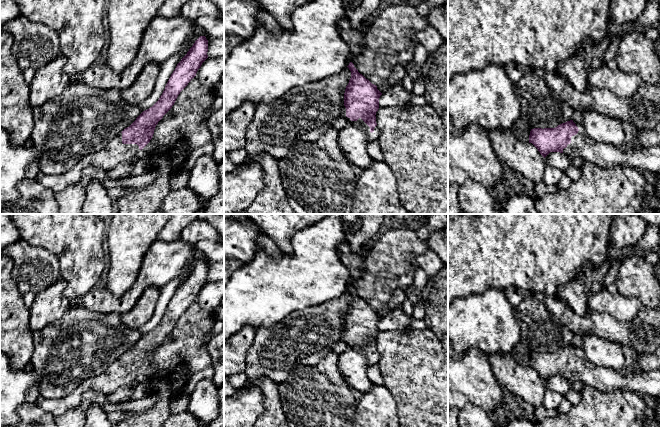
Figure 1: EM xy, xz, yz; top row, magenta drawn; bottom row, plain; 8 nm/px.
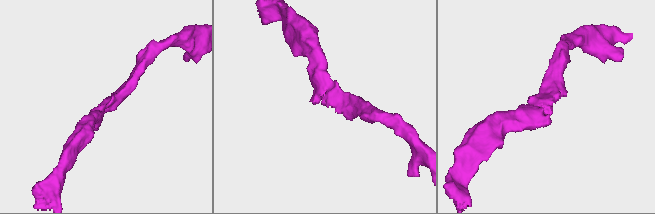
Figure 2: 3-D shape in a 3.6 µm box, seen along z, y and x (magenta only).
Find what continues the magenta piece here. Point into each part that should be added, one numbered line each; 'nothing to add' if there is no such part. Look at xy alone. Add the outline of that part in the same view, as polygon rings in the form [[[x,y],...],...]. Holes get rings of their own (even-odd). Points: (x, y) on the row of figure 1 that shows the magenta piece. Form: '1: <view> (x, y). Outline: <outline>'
1: xy (115, 152). Outline: [[[120,132],[102,150],[92,154],[89,157],[89,163],[109,171],[120,163],[132,160],[139,151],[137,144],[123,144]]]

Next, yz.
1: yz (647, 160). Outline: [[[582,125],[576,126],[579,129],[578,133],[571,137],[571,143],[563,149],[563,154],[568,158],[587,160],[606,169],[630,166],[641,172],[660,175],[660,144],[648,148],[617,148],[592,140]]]

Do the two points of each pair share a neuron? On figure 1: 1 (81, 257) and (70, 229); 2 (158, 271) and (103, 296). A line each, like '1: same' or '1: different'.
1: same
2: same

